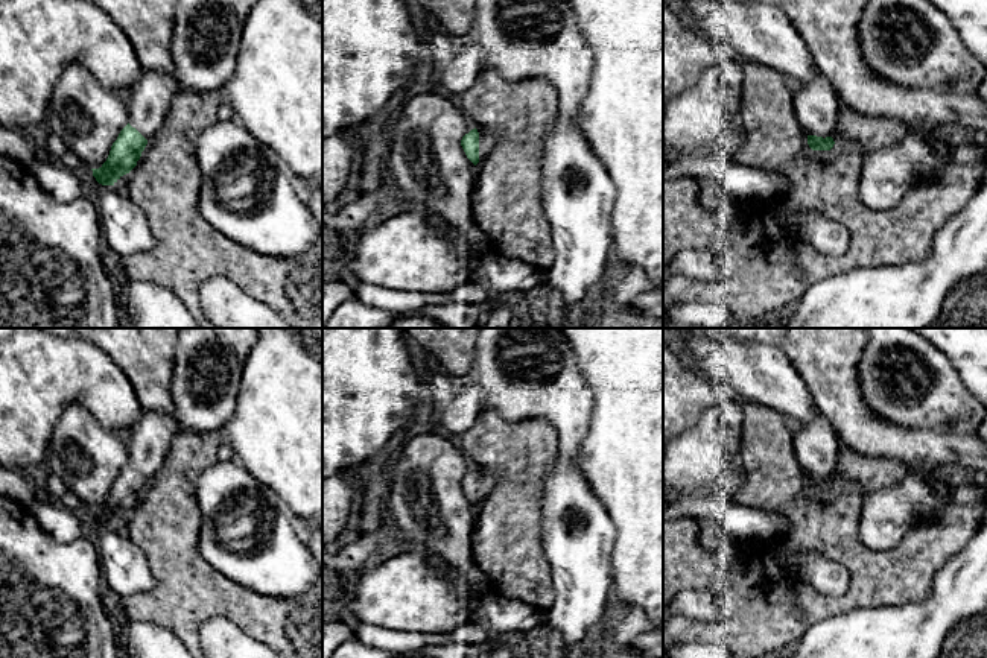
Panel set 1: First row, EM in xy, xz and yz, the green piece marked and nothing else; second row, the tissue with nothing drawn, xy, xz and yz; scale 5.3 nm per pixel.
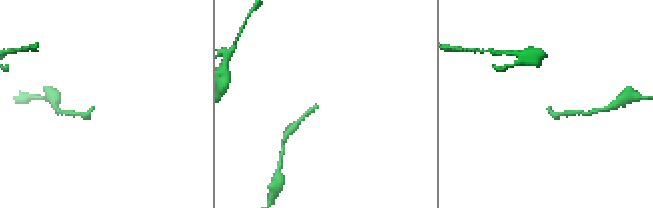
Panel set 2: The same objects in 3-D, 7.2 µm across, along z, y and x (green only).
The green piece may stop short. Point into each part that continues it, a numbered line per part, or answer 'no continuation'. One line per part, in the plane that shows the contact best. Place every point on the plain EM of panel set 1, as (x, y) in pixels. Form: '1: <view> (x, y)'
1: xz (488, 479)

